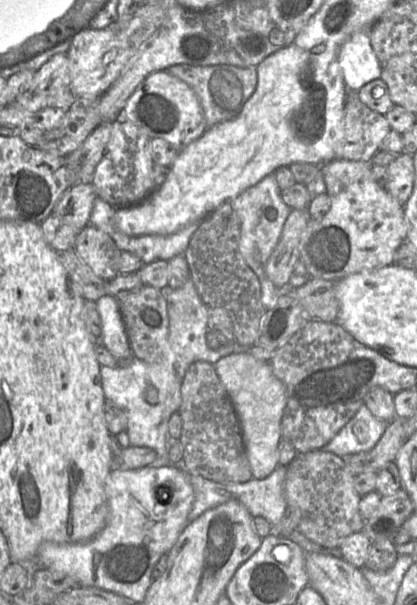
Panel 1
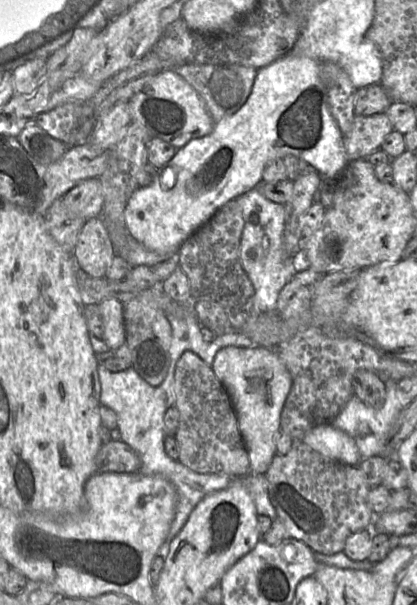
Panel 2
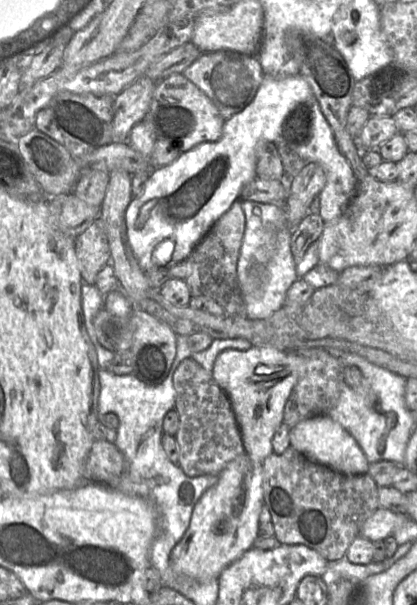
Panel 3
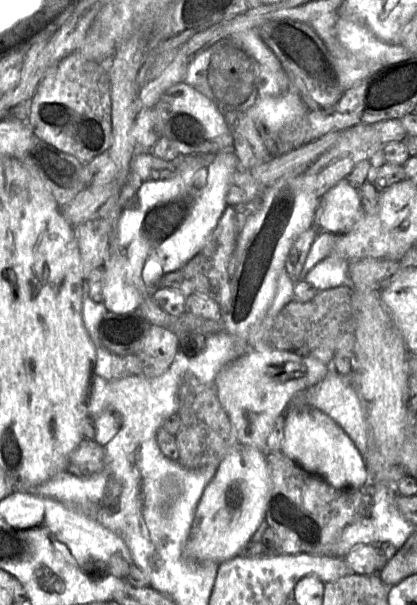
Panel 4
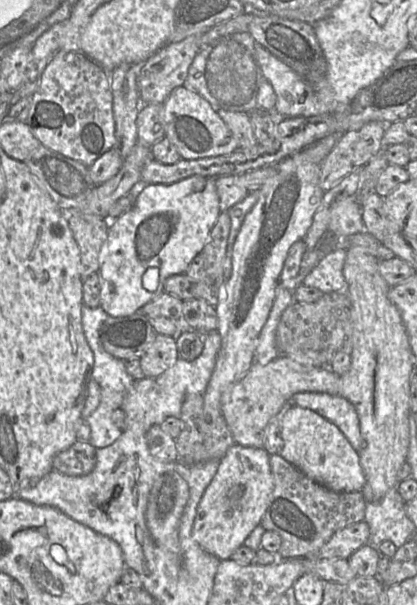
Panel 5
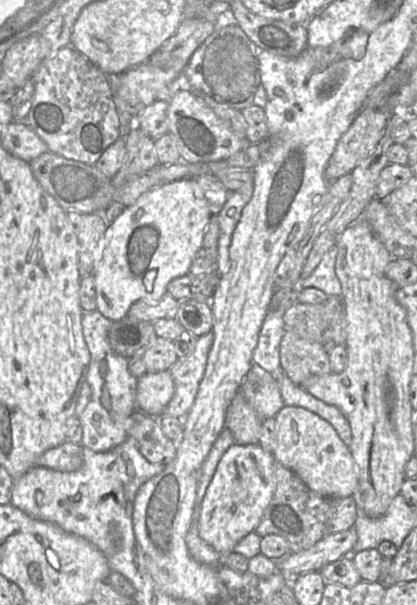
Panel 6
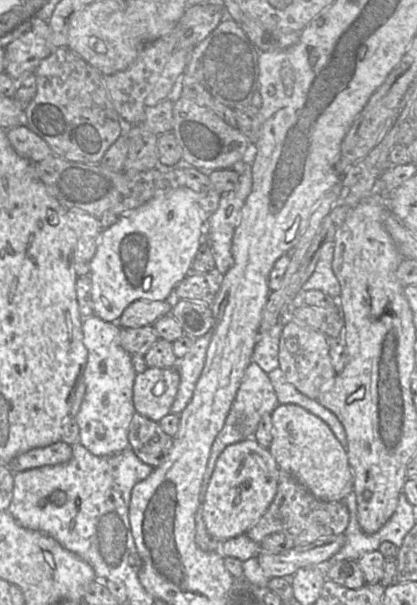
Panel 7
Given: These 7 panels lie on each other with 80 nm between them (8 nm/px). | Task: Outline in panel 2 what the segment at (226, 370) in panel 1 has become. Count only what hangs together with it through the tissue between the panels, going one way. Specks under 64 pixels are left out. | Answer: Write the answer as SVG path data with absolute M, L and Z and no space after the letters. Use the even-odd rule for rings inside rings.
M228 346L220 349L212 369L226 389L236 413L238 427L249 456L250 473L265 474L275 454L275 435L292 379L276 350L263 347Z

